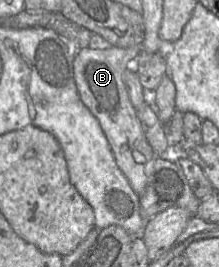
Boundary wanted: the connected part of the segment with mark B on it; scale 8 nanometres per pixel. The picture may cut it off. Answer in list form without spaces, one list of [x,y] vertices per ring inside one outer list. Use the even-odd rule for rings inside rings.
[[[142,46],[81,48],[76,51],[73,61],[80,99],[99,121],[117,166],[137,195],[143,194],[146,188],[146,164],[157,158],[144,135],[137,109],[132,105],[123,81],[124,72],[133,67],[141,52]]]

